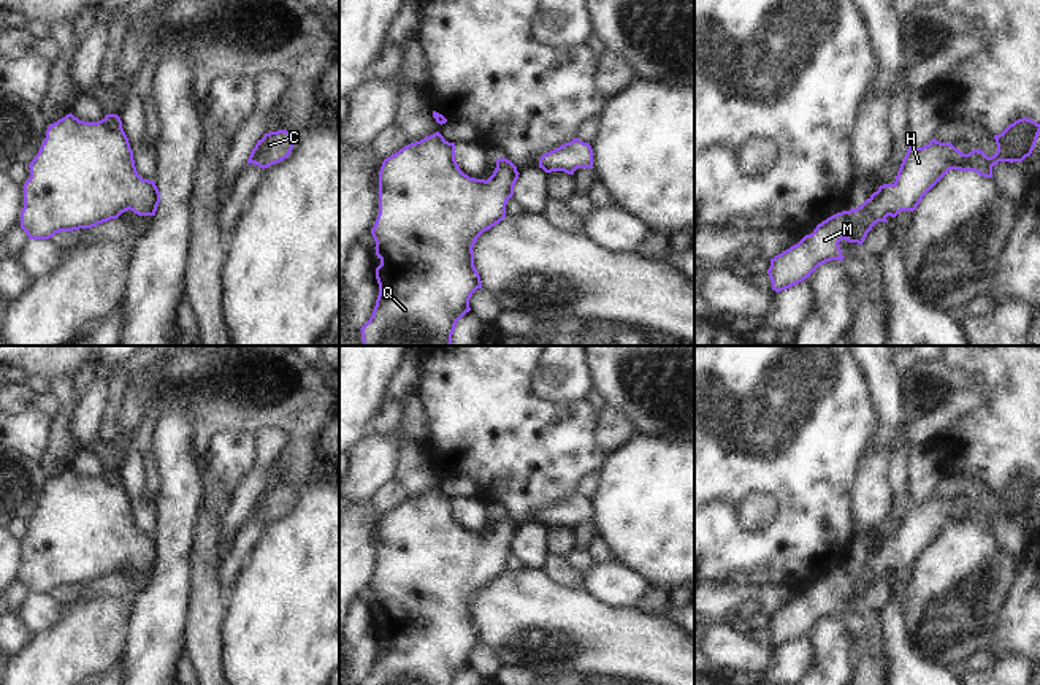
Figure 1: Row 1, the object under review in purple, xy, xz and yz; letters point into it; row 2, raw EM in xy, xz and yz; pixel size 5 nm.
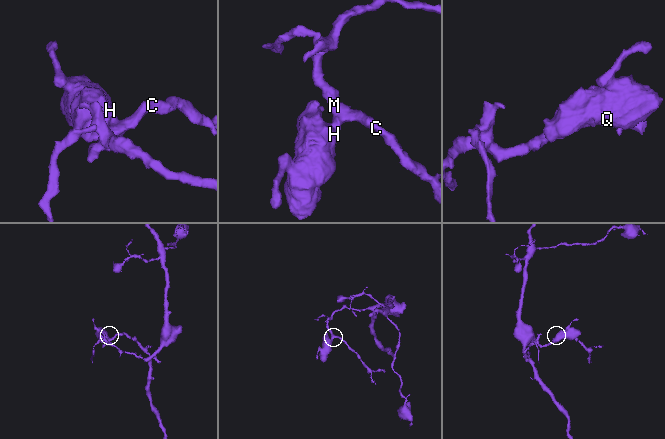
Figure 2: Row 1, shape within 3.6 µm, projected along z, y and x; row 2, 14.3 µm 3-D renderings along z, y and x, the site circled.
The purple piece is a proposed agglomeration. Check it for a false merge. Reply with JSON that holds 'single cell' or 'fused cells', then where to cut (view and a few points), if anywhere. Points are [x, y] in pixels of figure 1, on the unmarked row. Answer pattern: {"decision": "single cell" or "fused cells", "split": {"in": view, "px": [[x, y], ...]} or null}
{"decision": "single cell", "split": null}

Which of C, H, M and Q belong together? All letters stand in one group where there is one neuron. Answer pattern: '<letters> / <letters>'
C H M Q

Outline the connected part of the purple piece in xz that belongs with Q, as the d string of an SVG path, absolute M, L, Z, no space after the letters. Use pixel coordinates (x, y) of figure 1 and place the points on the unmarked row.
M439 487L387 512L379 526L379 569L371 585L380 615L376 623L379 650L373 671L360 685L455 685L457 677L471 666L471 650L482 644L472 603L484 587L506 572L518 530L510 515L499 512L487 536L469 533L455 515L455 498L445 496Z

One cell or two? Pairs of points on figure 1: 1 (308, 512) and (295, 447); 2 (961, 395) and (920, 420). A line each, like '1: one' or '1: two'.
1: two
2: one

